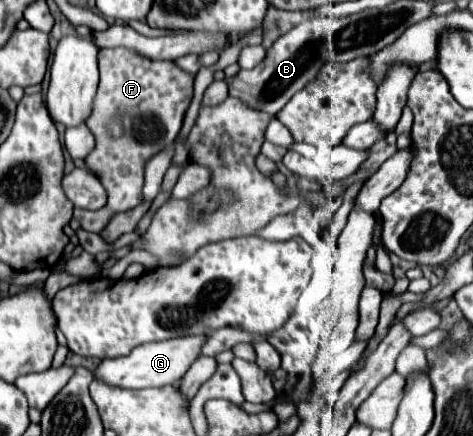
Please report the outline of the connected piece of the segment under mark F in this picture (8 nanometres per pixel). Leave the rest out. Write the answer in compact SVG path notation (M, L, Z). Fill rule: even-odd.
M125 47L99 49L97 65L101 75L99 89L93 101L93 113L85 123L91 133L95 133L97 147L85 161L97 173L109 195L109 201L101 211L75 209L73 213L81 227L93 233L99 233L109 223L111 215L119 211L131 211L133 207L143 203L145 165L153 155L171 147L177 139L185 111L193 97L195 79L195 75L177 67L175 61L149 59ZM115 117L121 117L123 121L121 137L111 137L111 133L107 133L107 127Z

